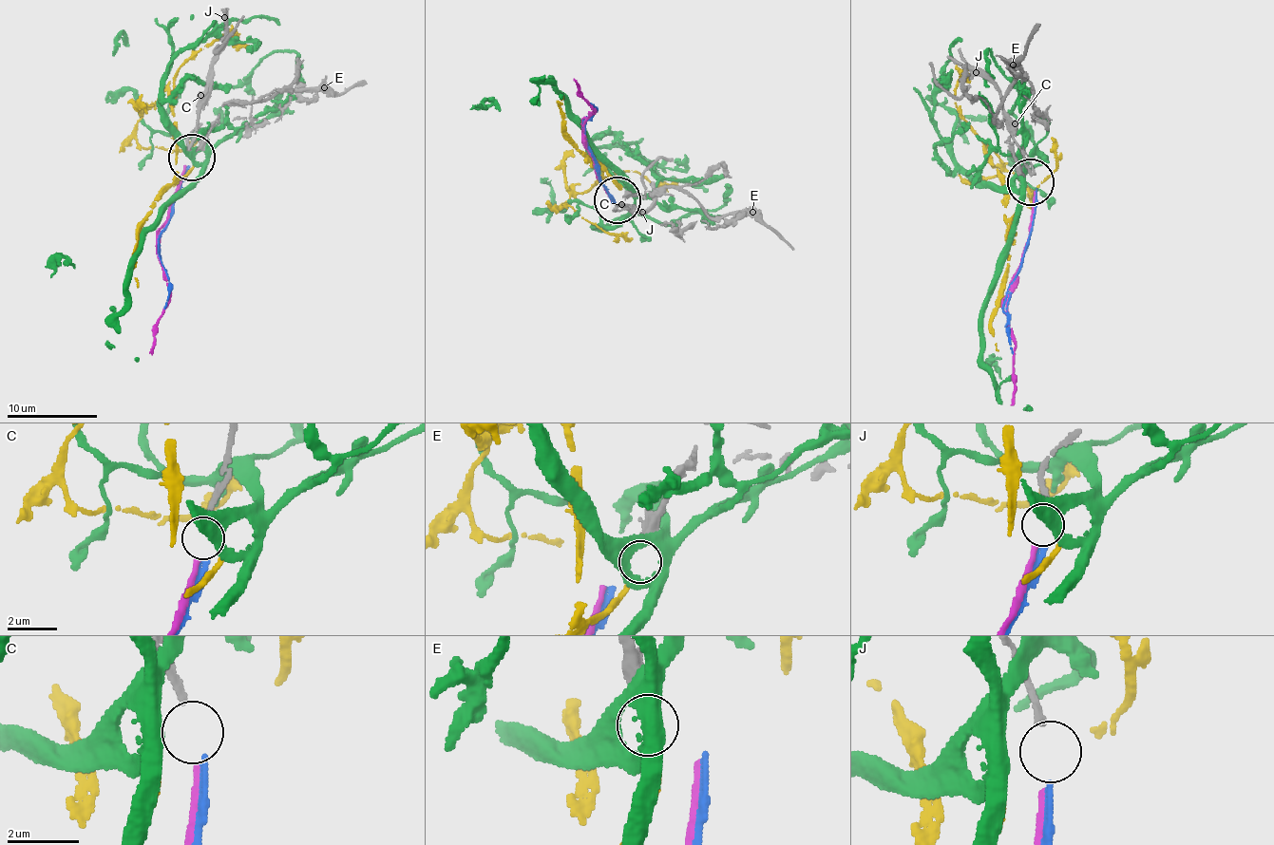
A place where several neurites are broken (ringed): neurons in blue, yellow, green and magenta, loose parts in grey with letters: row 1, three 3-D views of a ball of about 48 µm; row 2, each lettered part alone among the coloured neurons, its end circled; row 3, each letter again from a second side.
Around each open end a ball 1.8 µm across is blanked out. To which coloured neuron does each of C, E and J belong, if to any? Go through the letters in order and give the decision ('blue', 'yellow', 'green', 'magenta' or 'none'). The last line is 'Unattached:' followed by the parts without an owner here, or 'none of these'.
C: magenta
E: yellow
J: blue
Unattached: none of these

